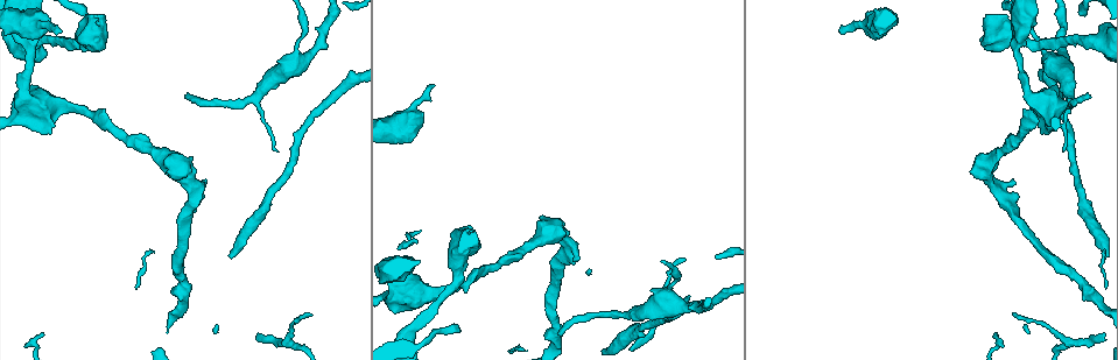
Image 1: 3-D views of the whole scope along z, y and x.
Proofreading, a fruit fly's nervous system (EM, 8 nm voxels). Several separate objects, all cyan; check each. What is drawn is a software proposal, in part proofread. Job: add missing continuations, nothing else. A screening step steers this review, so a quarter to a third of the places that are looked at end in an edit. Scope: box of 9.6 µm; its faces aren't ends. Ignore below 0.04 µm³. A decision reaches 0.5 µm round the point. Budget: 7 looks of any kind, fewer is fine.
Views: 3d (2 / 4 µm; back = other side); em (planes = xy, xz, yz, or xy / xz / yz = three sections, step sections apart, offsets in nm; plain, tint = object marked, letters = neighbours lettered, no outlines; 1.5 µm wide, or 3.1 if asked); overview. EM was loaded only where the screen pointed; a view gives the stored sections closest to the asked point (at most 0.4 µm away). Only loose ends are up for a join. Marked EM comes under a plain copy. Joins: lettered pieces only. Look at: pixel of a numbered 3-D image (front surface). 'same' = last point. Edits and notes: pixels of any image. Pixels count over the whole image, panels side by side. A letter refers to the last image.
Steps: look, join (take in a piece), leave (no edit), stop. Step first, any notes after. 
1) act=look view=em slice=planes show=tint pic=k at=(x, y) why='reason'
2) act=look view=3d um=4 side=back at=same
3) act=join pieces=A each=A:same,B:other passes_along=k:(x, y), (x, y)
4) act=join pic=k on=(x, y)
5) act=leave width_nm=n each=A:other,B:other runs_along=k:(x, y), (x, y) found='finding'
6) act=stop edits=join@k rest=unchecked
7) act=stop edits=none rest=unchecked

act=look view=em um=3.1 slice=xz step=8 show=letters pic=1 at=(461, 331) why='tapers out'

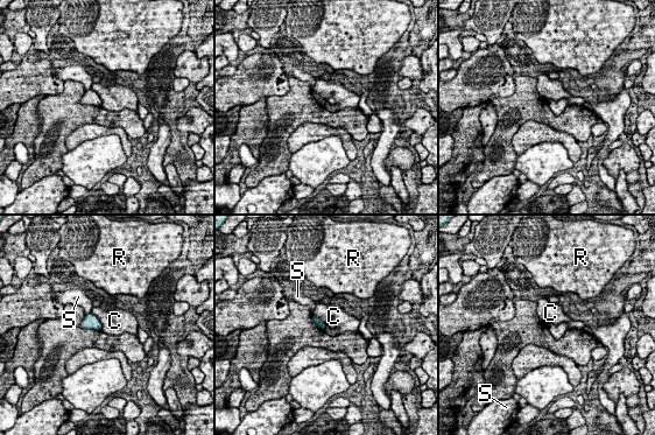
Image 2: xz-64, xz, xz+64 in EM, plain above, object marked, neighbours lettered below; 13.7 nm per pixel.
act=leave each=C:other,R:other,S:other border=2:(90, 313), (98, 318), (101, 329) found='none of them fits'

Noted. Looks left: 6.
act=look view=3d um=2 pic=1 at=(1088, 97) why='free end'

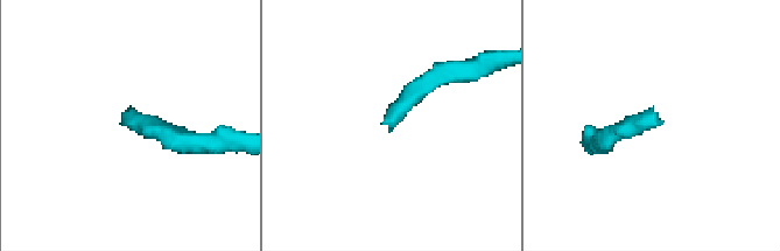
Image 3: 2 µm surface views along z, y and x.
act=look view=em slice=yz step=8 show=tint pic=3 at=(122, 115) why='shape alone is not enough'

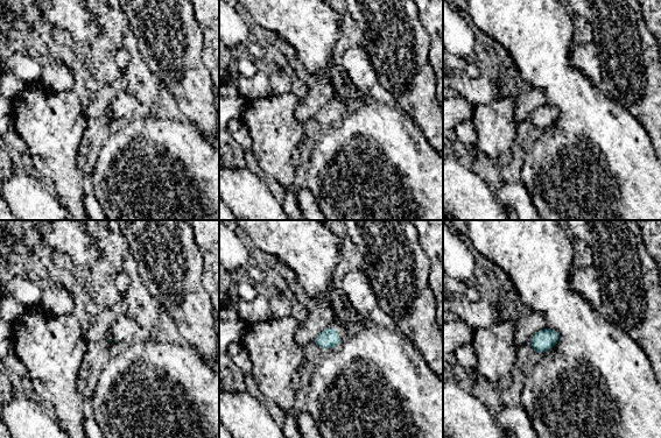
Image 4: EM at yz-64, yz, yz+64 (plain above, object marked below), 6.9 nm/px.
act=look view=em slice=planes show=letters at=same why='another direction'

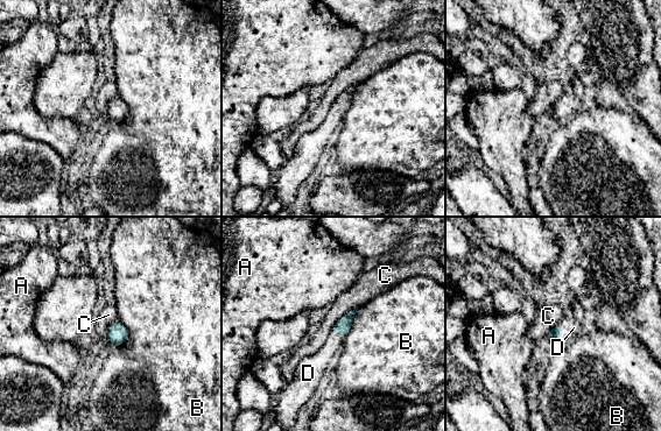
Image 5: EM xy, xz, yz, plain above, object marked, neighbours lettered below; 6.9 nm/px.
act=join pieces=D each=A:other,B:other,C:other,D:same passes_along=5:(555, 334), (561, 332), (570, 326) found='it goes on there'

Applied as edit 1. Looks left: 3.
act=look view=overview why='redraw'

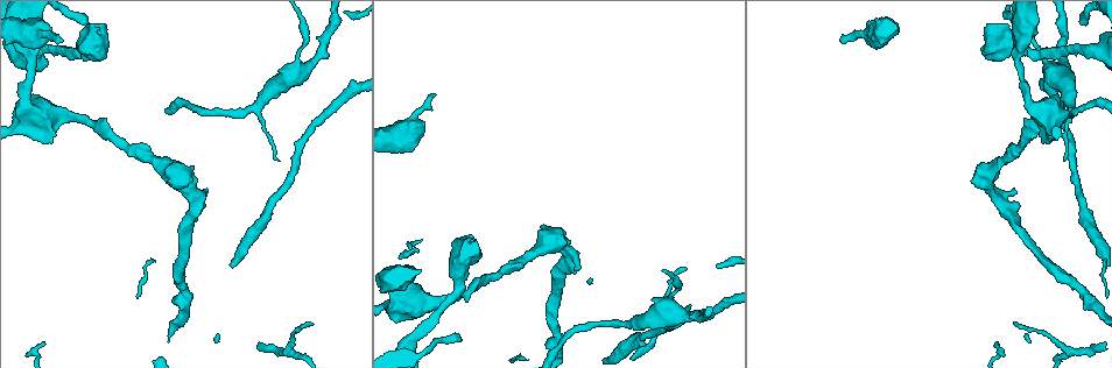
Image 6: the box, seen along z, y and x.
act=look view=3d um=2 pic=6 at=(52, 142) why='thick end'

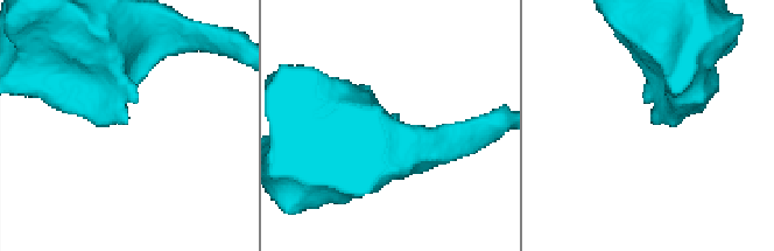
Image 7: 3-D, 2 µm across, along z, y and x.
act=look view=em slice=planes show=letters pic=7 at=(126, 120) why='shape alone is not enough'

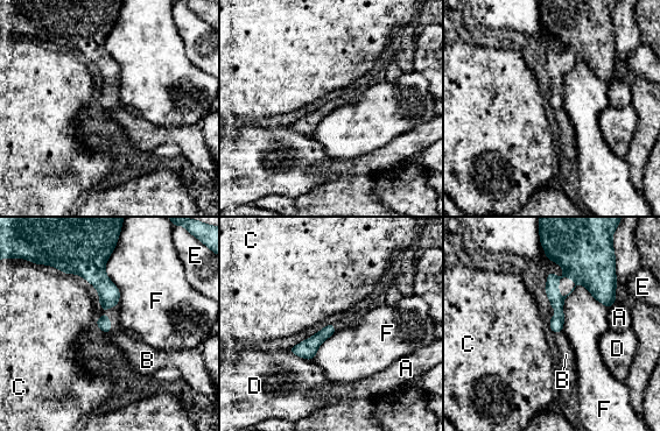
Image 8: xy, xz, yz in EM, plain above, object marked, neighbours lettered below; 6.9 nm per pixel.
act=leave each=A:other,B:other,C:other,D:other,E:other,F:other border=8:(561, 331), (554, 333) found='none of them fits'

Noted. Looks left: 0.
act=stop edits=join@5 rest=unchecked

